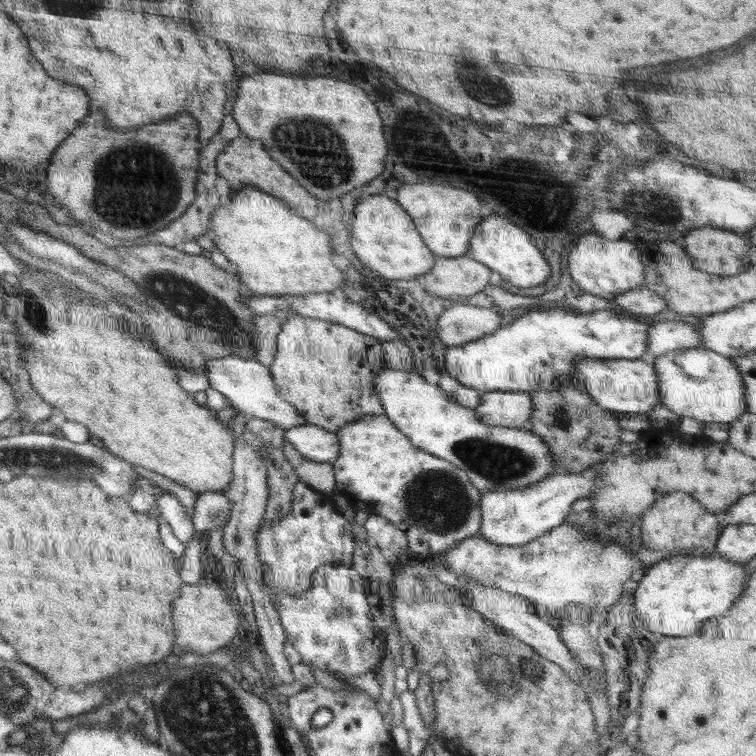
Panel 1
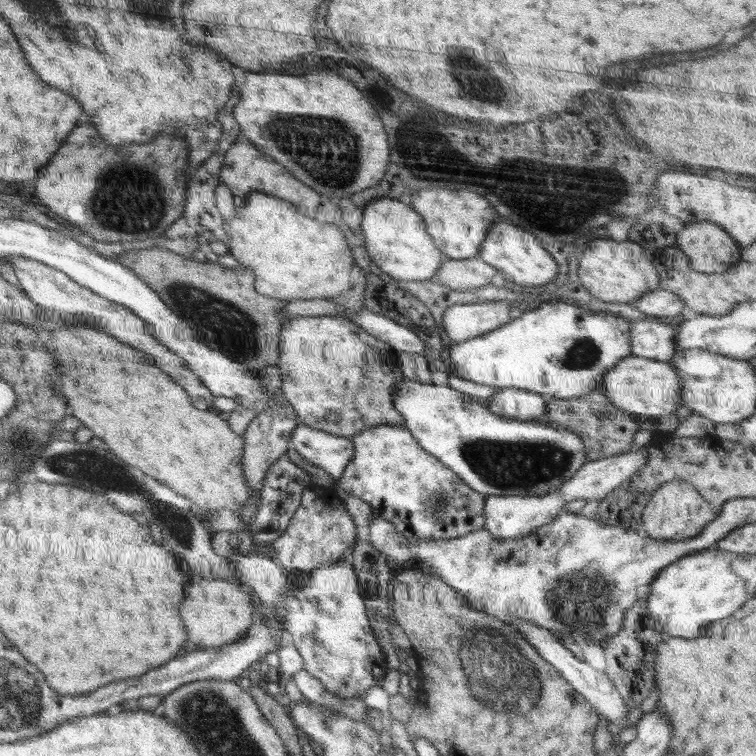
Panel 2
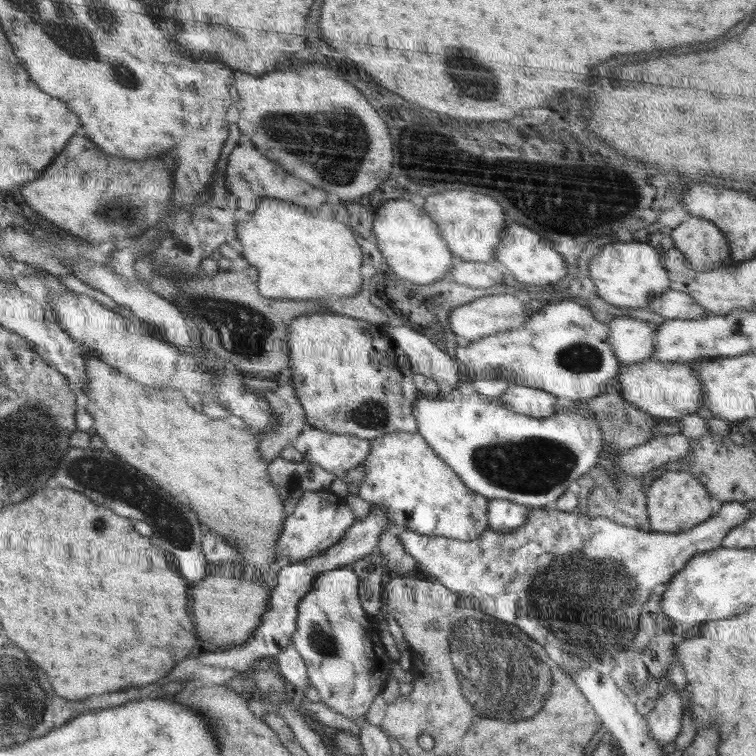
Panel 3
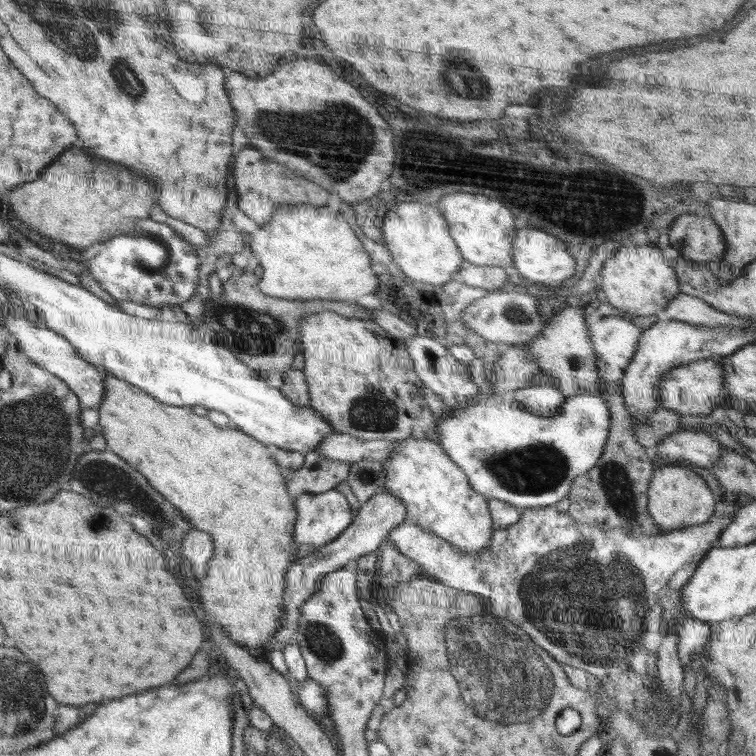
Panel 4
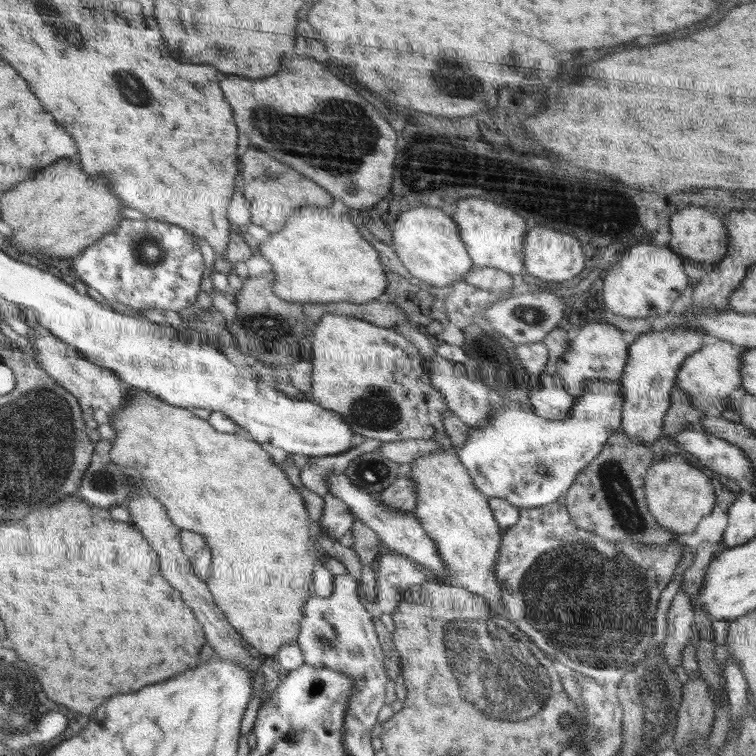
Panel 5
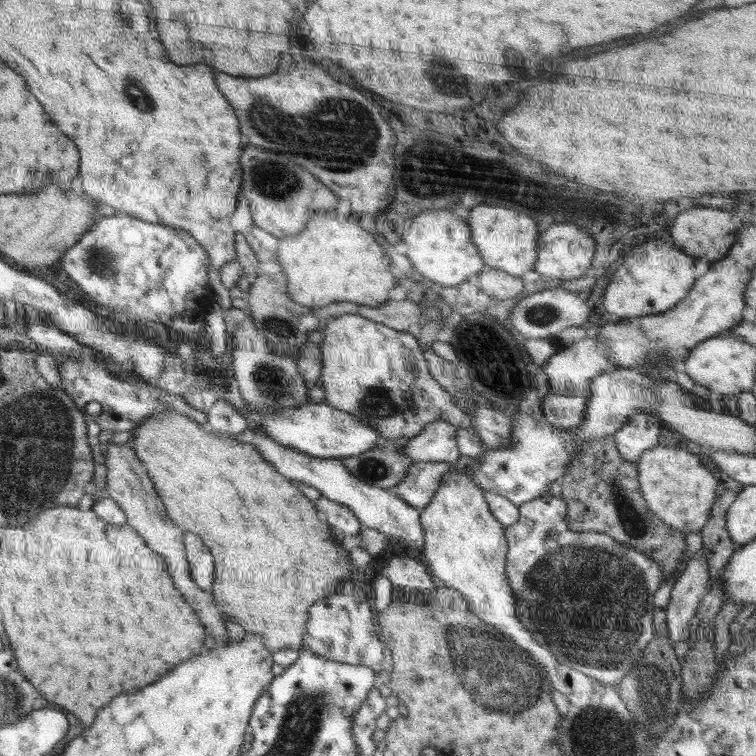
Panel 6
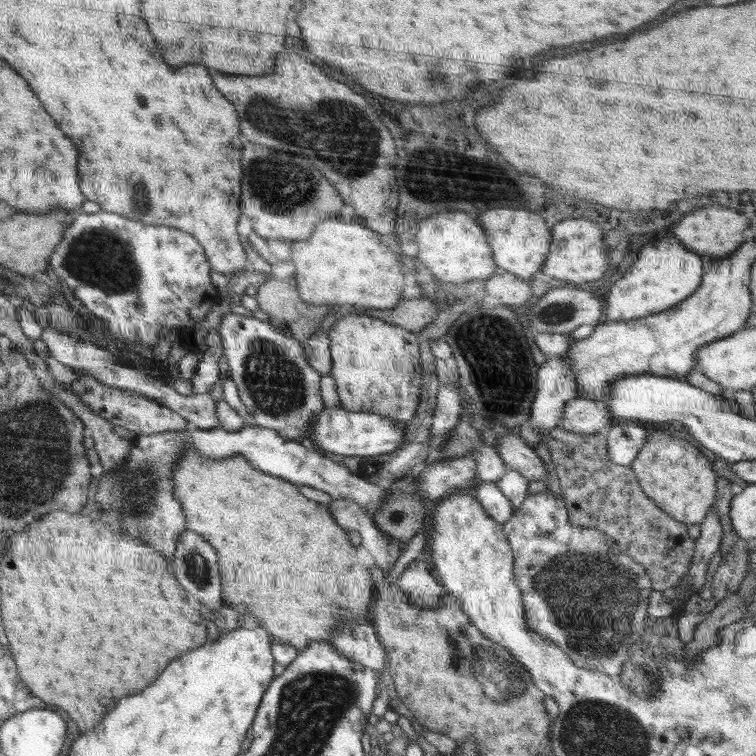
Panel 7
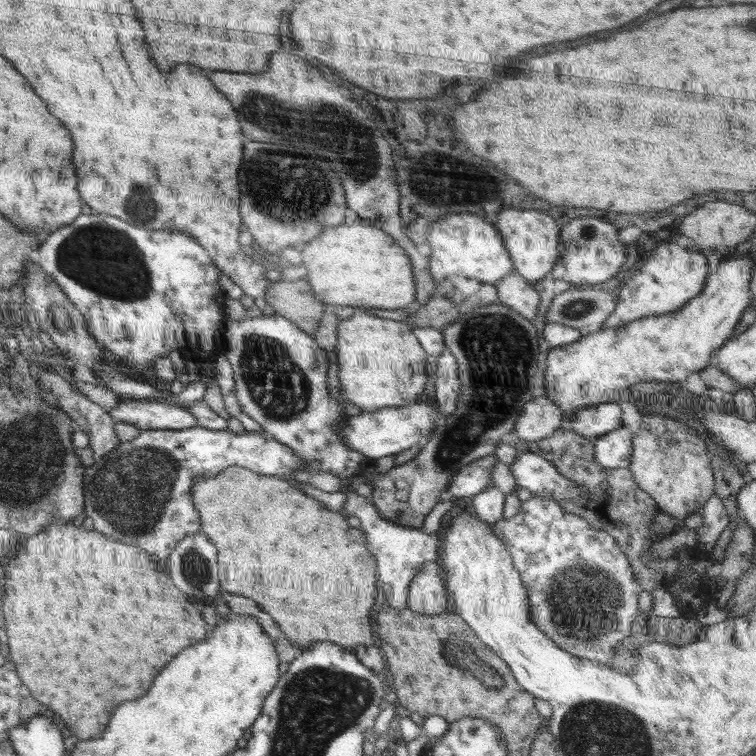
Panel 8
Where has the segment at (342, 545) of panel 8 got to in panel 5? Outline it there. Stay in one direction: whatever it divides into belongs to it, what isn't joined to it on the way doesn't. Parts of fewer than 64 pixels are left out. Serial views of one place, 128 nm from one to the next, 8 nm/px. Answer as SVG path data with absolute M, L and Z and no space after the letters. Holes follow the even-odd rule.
M134 387L130 392L128 402L112 414L110 426L116 430L116 437L111 441L112 448L106 456L110 462L118 464L121 467L128 467L129 469L136 470L144 481L144 487L154 496L162 507L167 512L170 521L180 530L191 531L200 534L203 540L207 542L211 551L211 574L208 576L207 587L212 593L214 603L225 614L226 620L229 622L242 638L245 639L249 645L256 648L261 654L266 656L275 655L280 647L292 643L300 633L300 620L304 618L304 604L310 596L314 595L313 592L313 573L315 569L321 567L325 558L325 554L320 551L317 539L317 532L309 519L309 514L305 506L305 502L292 483L288 480L285 472L280 469L272 460L272 457L265 452L264 449L254 440L247 440L246 437L237 433L225 433L214 430L208 420L202 419L192 413L191 409L172 406L162 399Z

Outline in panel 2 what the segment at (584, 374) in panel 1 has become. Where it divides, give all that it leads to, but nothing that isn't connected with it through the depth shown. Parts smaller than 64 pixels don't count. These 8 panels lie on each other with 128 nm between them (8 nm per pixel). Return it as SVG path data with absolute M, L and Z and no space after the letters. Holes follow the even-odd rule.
M632 355L624 357L617 366L612 366L610 372L604 374L600 390L604 392L606 397L610 398L612 405L641 416L642 419L651 420L660 416L668 416L668 414L676 412L676 408L682 406L682 381L680 381L676 367L673 367L668 361L662 362Z

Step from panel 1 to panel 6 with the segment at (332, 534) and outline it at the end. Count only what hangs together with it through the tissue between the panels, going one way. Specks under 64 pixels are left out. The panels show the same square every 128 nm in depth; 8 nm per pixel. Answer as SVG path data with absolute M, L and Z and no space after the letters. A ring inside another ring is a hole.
M324 496L313 504L327 524L342 536L358 536L364 528L352 510L344 504L333 502Z

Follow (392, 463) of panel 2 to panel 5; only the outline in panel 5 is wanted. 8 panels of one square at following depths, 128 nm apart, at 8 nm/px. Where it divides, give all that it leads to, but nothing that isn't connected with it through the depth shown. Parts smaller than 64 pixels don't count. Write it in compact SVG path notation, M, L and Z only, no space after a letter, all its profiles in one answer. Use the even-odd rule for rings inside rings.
M451 449L420 456L400 466L400 470L410 475L416 483L414 514L426 535L434 540L437 556L445 567L449 582L478 594L490 606L492 616L503 616L502 595L495 567L500 555L500 540L505 532L496 523L489 508L489 497L475 488L468 470Z

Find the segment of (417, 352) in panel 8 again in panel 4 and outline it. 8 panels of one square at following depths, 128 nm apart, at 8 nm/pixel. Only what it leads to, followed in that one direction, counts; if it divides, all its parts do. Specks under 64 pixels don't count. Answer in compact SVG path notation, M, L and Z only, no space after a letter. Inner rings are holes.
M325 311L302 320L299 342L304 350L302 371L308 383L308 405L330 422L335 432L350 434L360 440L438 440L438 419L426 404L422 391L425 384L414 372L412 357L402 339L394 340L394 336L386 334L374 320L346 318L336 312Z

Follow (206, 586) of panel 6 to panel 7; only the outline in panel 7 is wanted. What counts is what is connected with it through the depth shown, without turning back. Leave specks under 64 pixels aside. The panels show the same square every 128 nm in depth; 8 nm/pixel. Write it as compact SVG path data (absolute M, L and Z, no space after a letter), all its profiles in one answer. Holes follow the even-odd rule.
M187 530L181 536L176 544L175 553L169 557L172 572L178 580L178 584L190 592L198 602L202 602L204 606L219 610L222 602L219 567L217 564L217 553L214 547L210 545L200 534Z

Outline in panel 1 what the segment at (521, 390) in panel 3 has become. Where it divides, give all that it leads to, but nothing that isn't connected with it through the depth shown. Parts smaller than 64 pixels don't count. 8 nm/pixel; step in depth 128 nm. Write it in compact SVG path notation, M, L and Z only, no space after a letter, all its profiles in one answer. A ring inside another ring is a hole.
M488 391L474 411L476 417L488 425L522 427L533 414L534 403L524 391Z

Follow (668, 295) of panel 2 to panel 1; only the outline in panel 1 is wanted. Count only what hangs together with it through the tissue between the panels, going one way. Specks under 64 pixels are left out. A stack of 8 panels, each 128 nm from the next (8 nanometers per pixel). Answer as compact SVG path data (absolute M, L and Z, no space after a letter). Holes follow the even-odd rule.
M642 286L624 294L611 297L614 306L618 306L620 311L631 311L633 314L648 314L654 316L664 312L667 308L667 301L658 292Z

